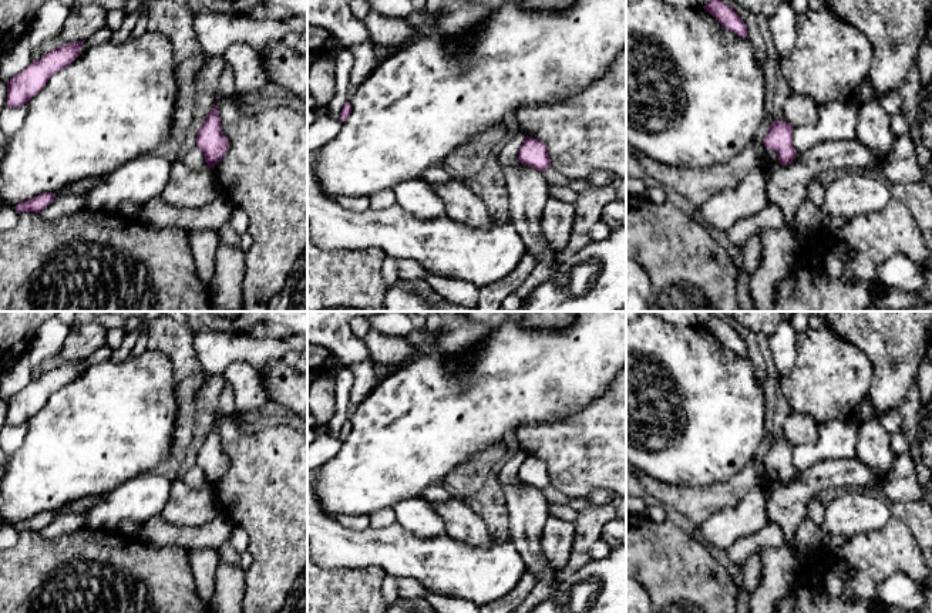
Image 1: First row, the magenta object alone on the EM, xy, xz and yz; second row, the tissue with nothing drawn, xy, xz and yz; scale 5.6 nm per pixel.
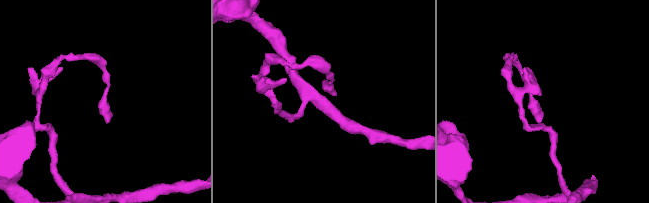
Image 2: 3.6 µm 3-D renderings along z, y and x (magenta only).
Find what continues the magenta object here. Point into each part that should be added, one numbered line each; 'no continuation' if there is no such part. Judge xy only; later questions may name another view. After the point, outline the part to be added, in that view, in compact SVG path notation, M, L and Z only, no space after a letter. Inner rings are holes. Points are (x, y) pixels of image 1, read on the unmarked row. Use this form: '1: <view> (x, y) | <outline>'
no continuation

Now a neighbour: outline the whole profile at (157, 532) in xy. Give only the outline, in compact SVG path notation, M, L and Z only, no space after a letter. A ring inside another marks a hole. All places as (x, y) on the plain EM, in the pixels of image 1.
M222 512L206 525L184 528L165 522L159 515L142 525L139 538L154 546L216 550L229 540L233 529L233 522Z

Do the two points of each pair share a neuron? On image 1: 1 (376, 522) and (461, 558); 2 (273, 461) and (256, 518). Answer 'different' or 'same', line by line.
1: different
2: same

